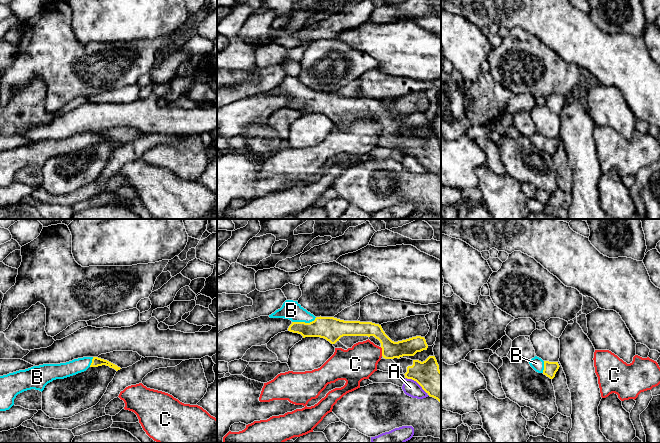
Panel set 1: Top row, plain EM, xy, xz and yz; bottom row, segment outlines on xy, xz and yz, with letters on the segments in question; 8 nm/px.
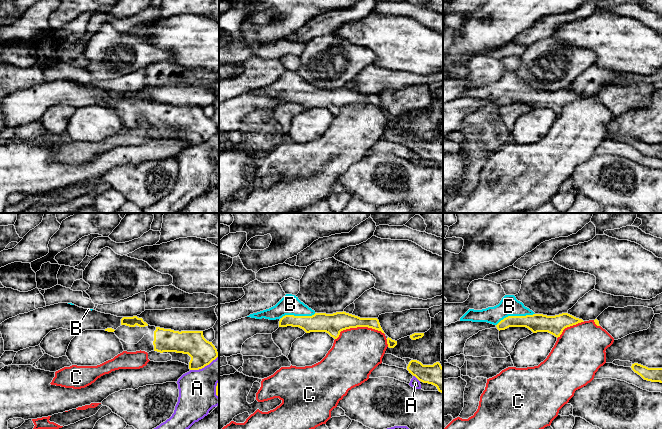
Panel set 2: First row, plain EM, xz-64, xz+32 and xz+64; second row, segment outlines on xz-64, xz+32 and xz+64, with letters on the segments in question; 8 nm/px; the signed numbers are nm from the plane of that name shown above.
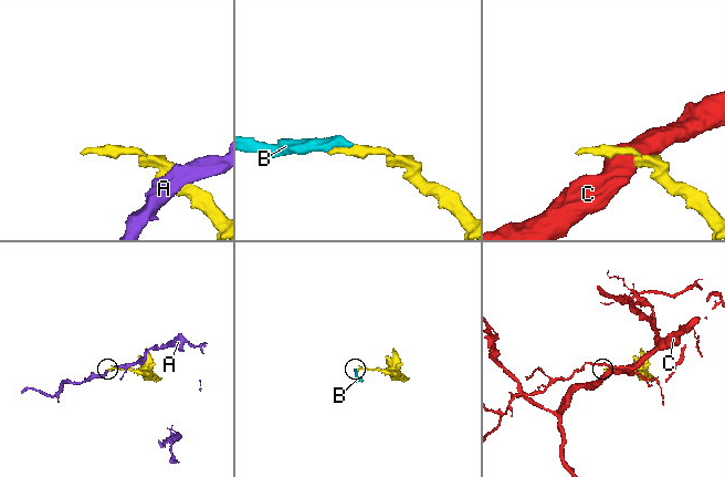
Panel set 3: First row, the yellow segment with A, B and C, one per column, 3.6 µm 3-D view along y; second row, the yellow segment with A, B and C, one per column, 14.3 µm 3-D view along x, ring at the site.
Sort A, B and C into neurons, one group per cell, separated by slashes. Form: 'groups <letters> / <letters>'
groups A / B / C

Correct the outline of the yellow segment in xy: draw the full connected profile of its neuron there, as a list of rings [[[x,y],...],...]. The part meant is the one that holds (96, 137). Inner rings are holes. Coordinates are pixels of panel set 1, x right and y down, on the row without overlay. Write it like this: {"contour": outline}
{"contour": [[[83,133],[60,140],[43,140],[0,152],[0,187],[9,186],[16,172],[24,167],[43,167],[45,162],[56,155],[64,155],[86,147],[89,143],[106,141],[116,147],[117,141],[98,134]]]}

